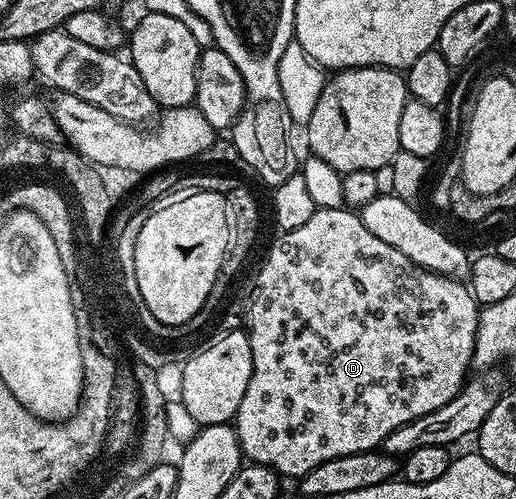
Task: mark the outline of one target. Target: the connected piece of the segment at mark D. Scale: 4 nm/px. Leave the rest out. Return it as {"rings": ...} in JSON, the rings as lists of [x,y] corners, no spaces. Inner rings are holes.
{"rings":[[[345,206],[319,207],[312,217],[308,217],[308,221],[304,221],[304,225],[300,225],[300,229],[283,231],[277,237],[279,239],[271,245],[262,268],[256,271],[250,307],[245,315],[244,330],[250,336],[252,345],[252,377],[248,381],[248,389],[244,389],[244,401],[240,401],[240,409],[234,415],[232,426],[238,432],[243,456],[250,463],[270,467],[278,476],[286,478],[287,475],[291,481],[297,481],[304,473],[316,469],[316,465],[332,461],[332,457],[348,457],[352,453],[381,448],[384,437],[388,437],[392,429],[400,429],[400,425],[408,425],[408,421],[424,417],[424,413],[432,413],[440,409],[440,405],[448,405],[452,397],[461,393],[468,382],[466,374],[472,371],[474,362],[480,304],[474,300],[474,294],[463,280],[449,279],[437,271],[416,265],[404,257],[400,249],[375,237],[364,226],[361,214]]]}

